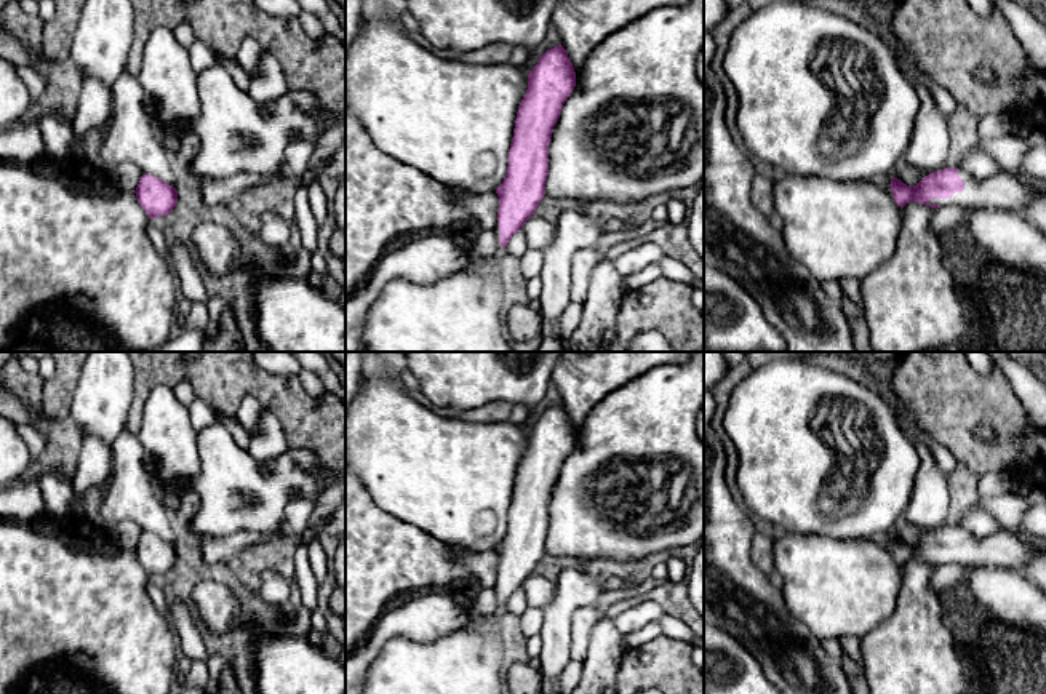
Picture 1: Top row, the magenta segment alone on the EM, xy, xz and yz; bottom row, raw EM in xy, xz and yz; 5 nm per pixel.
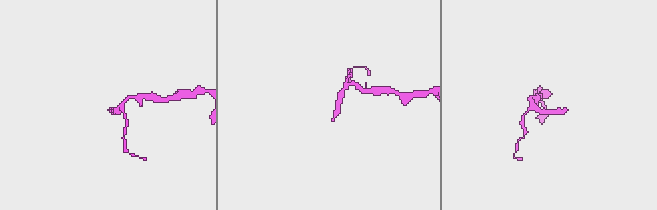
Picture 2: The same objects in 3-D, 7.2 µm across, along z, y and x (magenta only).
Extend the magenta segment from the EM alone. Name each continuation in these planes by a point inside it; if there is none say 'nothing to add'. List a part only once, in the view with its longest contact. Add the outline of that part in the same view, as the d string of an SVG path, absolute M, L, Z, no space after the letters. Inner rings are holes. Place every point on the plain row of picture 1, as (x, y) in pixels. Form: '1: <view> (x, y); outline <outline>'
1: yz (1026, 557); outline M958 526L958 536L964 539L963 550L928 561L1008 568L1016 577L1035 582L1046 595L1046 539L1030 537L1016 528L995 529L979 539L964 526Z

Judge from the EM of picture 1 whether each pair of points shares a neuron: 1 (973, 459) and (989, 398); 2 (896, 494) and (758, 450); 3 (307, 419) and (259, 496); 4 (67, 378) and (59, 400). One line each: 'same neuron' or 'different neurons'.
1: same neuron
2: same neuron
3: different neurons
4: same neuron

